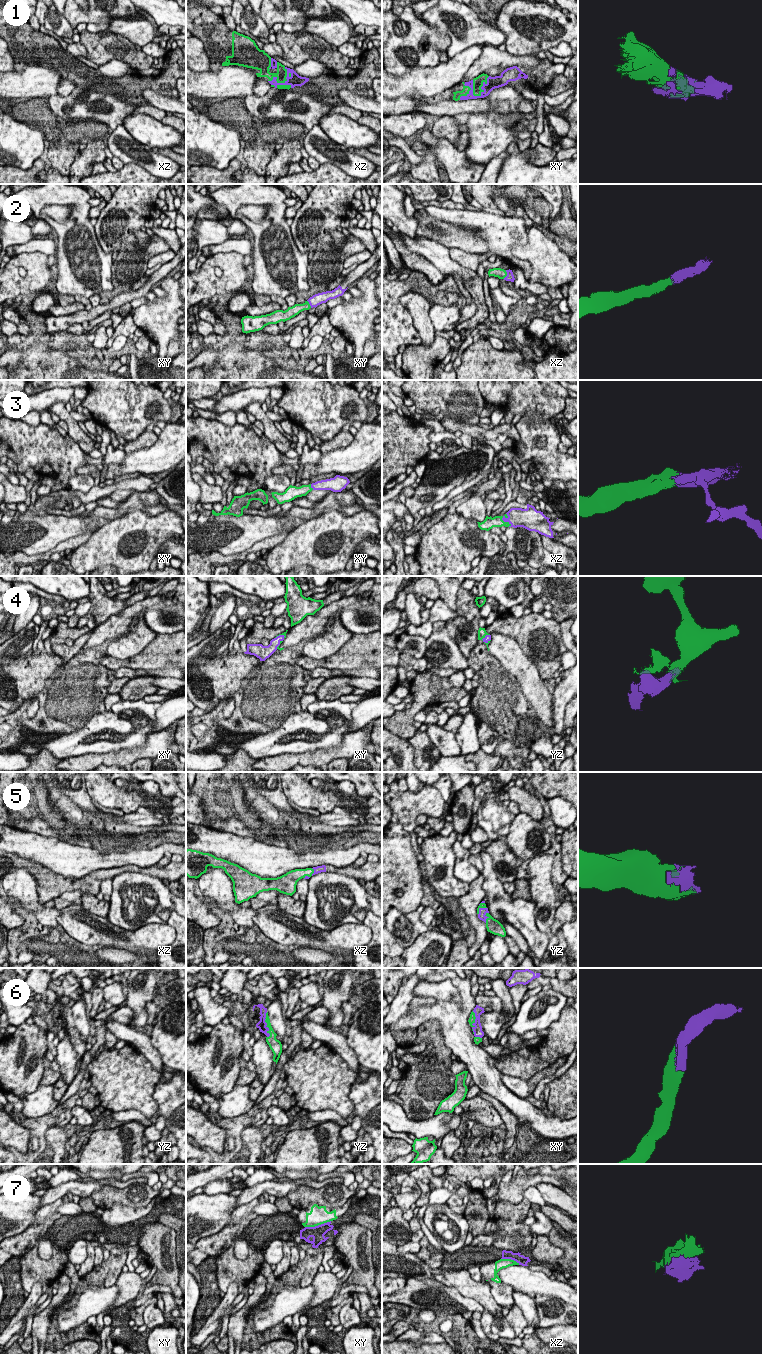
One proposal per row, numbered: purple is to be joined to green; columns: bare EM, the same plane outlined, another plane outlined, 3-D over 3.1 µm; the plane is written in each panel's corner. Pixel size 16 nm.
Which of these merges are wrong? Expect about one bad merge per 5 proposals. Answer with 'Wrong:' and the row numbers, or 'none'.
Wrong: 7

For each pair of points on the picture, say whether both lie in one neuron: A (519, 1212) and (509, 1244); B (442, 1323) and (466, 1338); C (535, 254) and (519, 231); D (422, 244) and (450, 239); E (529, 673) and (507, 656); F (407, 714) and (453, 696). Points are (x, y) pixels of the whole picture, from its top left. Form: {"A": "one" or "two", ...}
{"A": "one", "B": "one", "C": "two", "D": "two", "E": "one", "F": "one"}

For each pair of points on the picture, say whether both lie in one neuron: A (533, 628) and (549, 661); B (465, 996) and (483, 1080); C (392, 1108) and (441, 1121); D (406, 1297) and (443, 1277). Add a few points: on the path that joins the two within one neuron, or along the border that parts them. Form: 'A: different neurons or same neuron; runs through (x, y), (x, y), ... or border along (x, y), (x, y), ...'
A: same neuron; runs through (537, 636), (544, 646), (545, 653)
B: same neuron; runs through (461, 1017), (461, 1043), (476, 1059)
C: same neuron; runs through (403, 1120), (409, 1126), (429, 1126)
D: different neurons; border along (414, 1277), (419, 1280), (436, 1279), (458, 1291)

